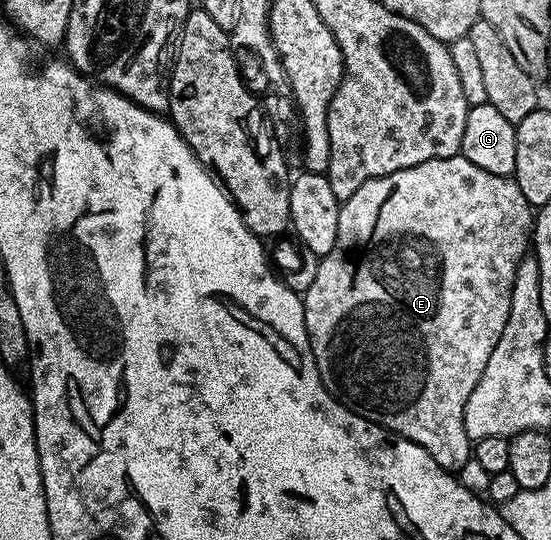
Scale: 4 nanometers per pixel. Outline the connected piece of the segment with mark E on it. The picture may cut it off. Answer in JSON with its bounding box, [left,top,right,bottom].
[301,153,533,472]

